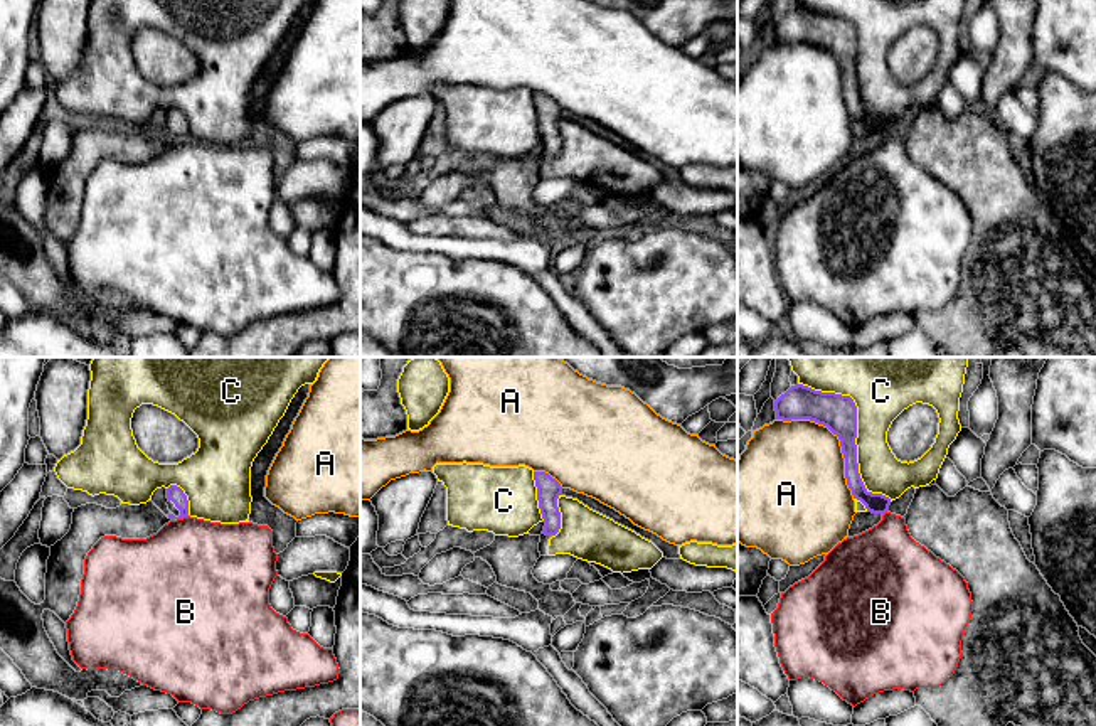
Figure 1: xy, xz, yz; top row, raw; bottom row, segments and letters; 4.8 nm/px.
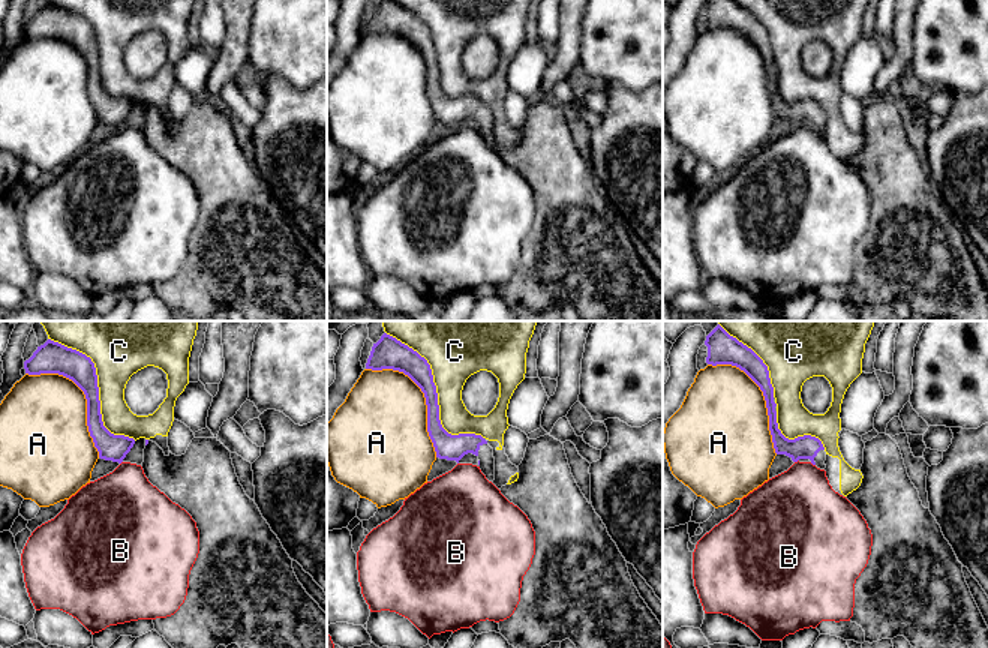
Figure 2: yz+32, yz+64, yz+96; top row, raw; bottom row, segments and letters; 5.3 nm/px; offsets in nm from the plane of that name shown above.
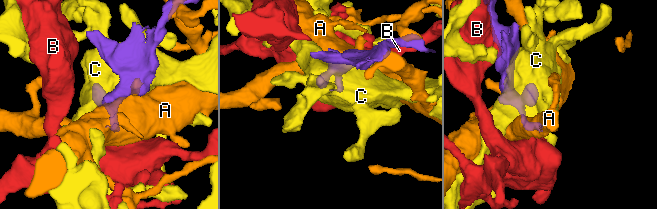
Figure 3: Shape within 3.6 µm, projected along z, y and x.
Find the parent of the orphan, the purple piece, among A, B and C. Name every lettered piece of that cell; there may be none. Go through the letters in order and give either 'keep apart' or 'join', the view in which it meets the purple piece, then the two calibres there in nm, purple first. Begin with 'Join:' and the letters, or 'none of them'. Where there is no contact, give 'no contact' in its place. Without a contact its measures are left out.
Join: none of them
A: keep apart; contact in yz; calibres 180 and 460 nm
B: keep apart; contact in xy; calibres 80 and 480 nm
C: keep apart; contact in yz; calibres 180 and 220 nm

